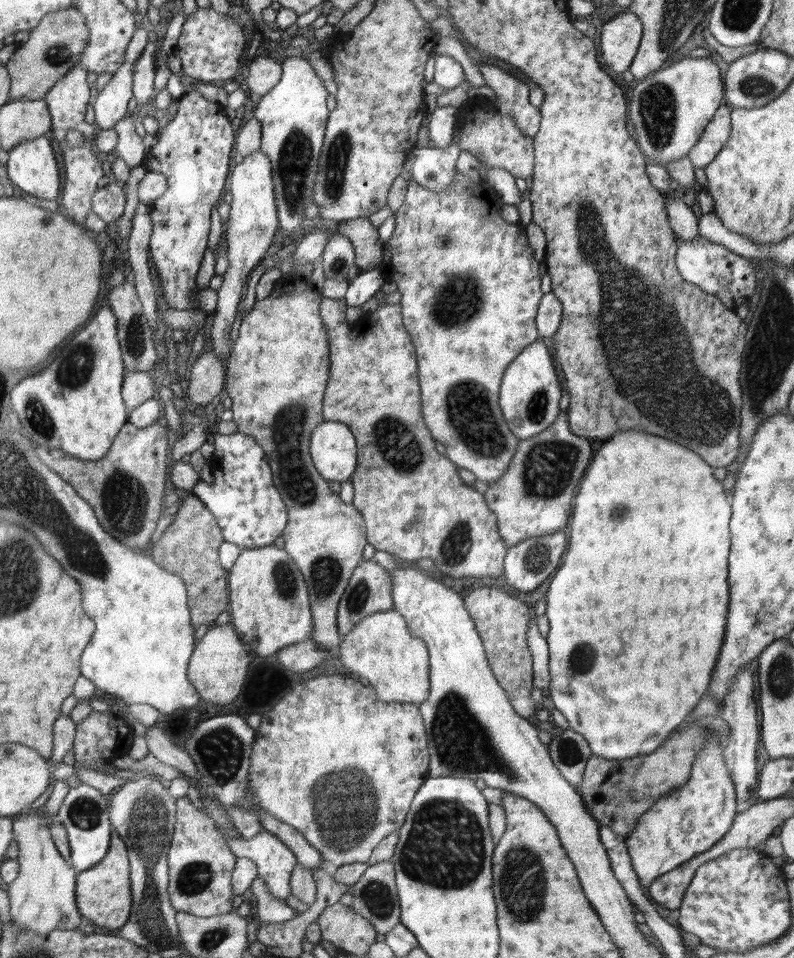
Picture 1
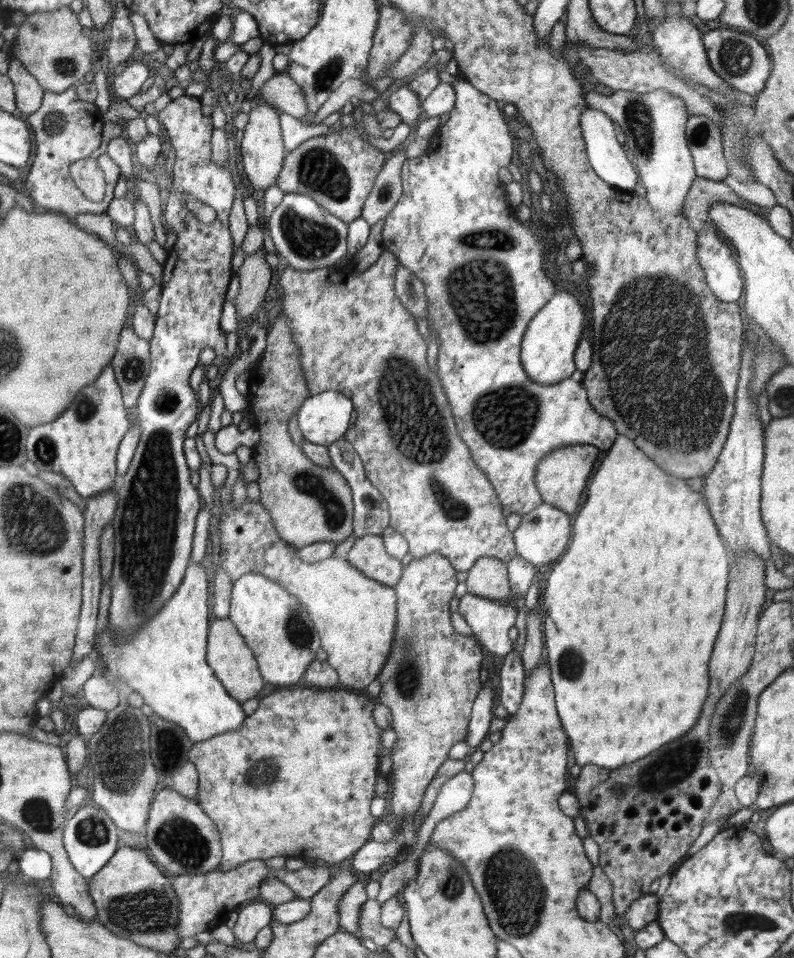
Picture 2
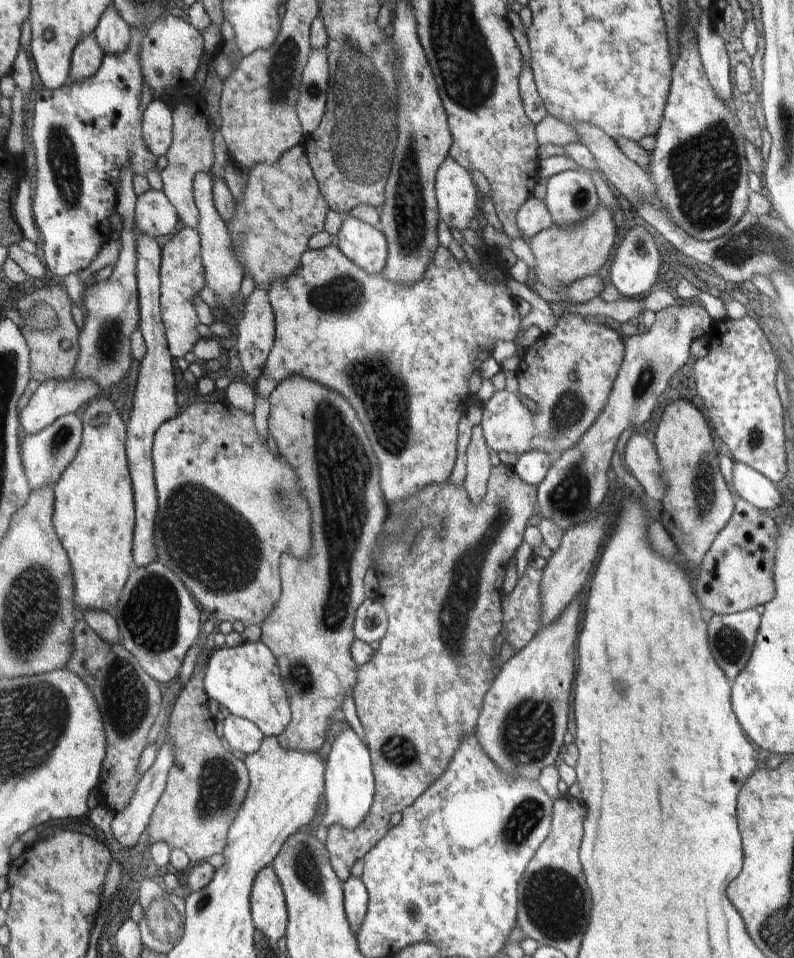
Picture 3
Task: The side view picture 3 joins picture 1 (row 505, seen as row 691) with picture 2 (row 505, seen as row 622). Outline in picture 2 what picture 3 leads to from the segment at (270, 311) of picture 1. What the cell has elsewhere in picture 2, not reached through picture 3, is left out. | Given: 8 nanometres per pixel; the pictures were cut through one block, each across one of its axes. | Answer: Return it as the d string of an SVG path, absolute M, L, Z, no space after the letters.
M276 316L276 322L267 332L267 345L258 364L249 371L250 412L254 414L254 422L260 434L259 443L254 447L253 458L259 468L257 483L260 489L260 503L270 513L272 524L278 536L290 545L299 548L328 540L334 544L343 543L353 535L353 496L346 479L331 466L318 466L304 453L301 447L294 444L289 432L289 418L299 410L306 398L311 394L307 387L305 374L298 362L299 346L292 338L288 320L284 316Z

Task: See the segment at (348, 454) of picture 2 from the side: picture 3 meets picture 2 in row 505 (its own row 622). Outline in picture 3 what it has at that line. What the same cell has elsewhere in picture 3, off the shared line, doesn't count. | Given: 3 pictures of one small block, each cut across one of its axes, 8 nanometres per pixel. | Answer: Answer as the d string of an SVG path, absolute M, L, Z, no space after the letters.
M366 599L356 610L353 633L356 639L370 644L380 642L388 632L388 616L382 604L375 599Z

